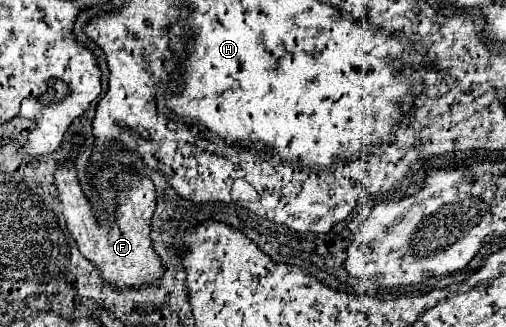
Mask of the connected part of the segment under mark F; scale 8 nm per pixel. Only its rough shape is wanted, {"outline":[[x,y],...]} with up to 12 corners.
{"outline":[[71,161],[57,169],[63,217],[117,291],[165,267],[151,243],[151,179],[117,175],[115,225],[99,225]]}

